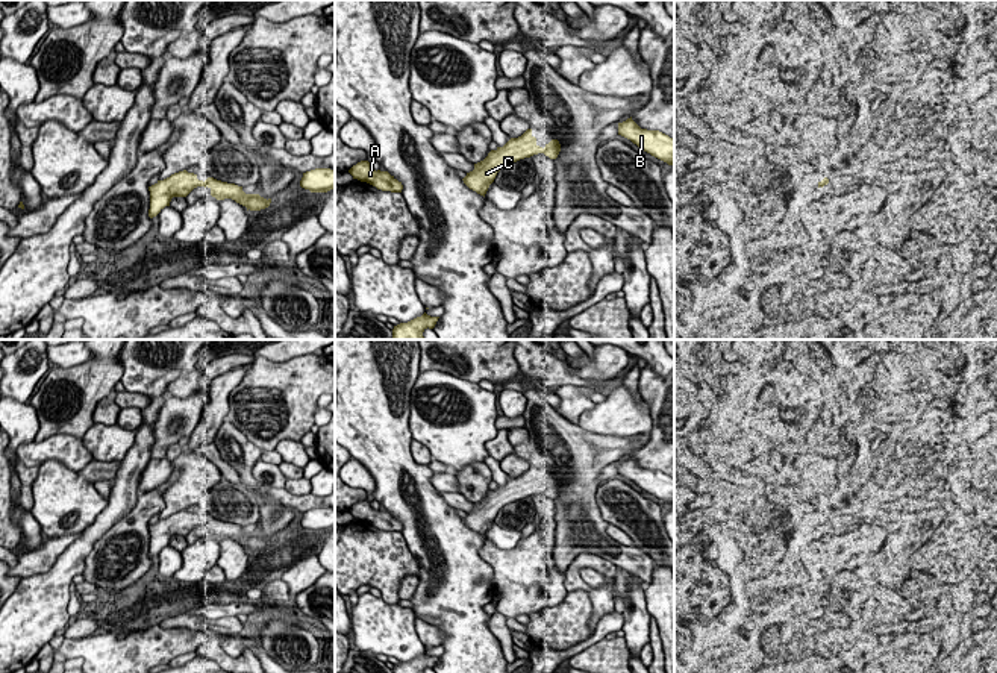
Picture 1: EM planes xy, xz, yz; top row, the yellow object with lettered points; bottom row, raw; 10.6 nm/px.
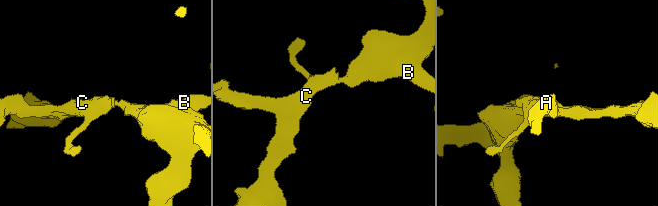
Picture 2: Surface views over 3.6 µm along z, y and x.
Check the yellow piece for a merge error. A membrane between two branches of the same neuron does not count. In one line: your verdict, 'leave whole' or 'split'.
leave whole

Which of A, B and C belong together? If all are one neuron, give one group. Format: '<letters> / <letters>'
A B C

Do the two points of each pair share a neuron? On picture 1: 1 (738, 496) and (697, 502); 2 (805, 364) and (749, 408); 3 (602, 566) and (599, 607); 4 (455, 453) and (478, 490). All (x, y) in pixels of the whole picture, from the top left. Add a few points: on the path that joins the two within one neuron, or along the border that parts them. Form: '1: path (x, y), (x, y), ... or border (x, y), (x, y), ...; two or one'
1: border (696, 493), (706, 494), (712, 505); two
2: border (794, 364), (821, 387); two
3: path (587, 563), (578, 569), (578, 579), (590, 591); one
4: border (482, 461), (473, 461), (452, 470); two

